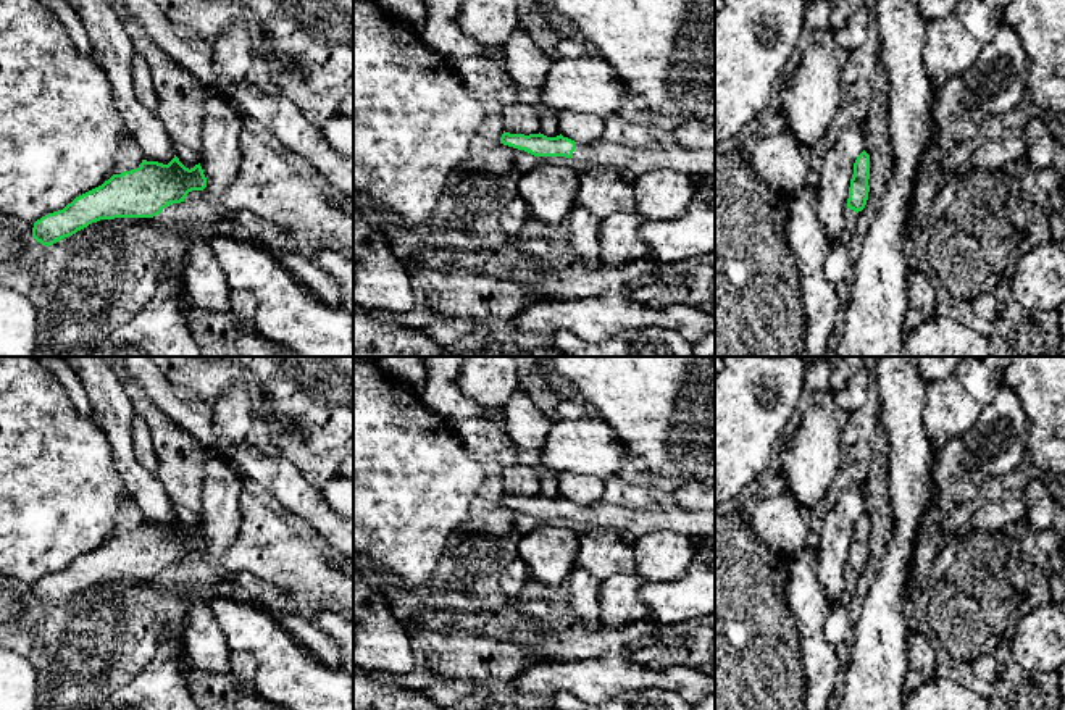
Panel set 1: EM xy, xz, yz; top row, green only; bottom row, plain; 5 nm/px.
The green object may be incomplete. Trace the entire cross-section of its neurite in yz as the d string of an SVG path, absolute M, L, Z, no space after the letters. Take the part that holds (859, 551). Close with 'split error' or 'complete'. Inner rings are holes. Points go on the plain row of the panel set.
M863 512L854 524L854 536L850 541L847 560L847 570L854 571L855 574L862 573L867 566L870 553L868 541L870 541L870 516Z | complete

